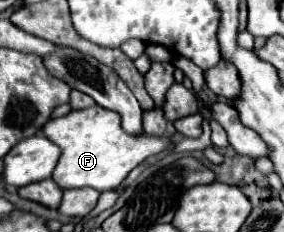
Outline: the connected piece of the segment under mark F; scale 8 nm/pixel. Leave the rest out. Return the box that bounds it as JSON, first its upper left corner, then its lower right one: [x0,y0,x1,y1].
[43,105,173,191]

